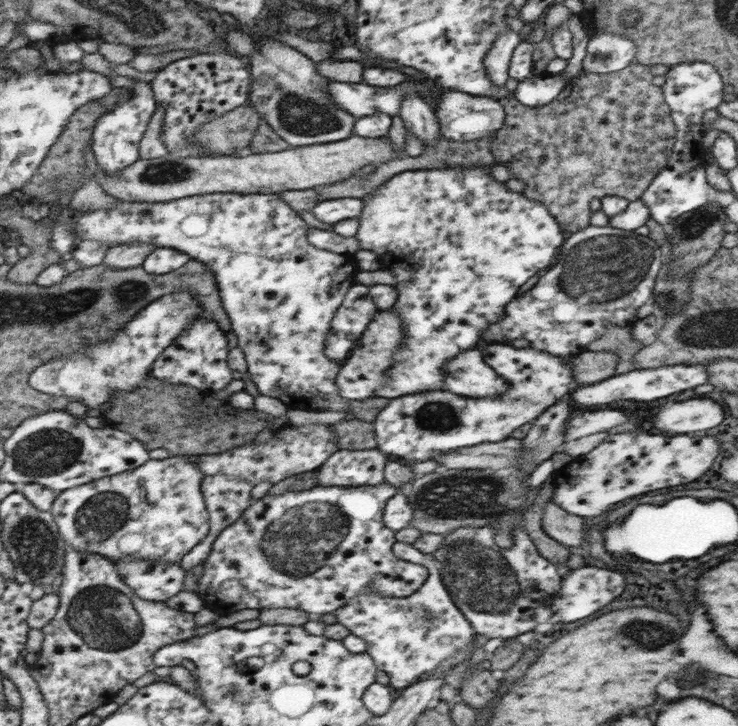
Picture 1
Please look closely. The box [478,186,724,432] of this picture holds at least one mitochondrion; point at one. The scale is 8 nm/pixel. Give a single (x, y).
(602, 269)

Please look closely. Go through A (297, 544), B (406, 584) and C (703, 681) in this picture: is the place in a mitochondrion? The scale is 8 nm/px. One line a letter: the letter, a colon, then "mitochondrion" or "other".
A: mitochondrion
B: other
C: other

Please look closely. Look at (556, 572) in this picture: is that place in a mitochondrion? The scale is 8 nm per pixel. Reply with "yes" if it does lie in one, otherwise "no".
no

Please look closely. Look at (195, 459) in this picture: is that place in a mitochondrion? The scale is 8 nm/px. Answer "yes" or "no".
no

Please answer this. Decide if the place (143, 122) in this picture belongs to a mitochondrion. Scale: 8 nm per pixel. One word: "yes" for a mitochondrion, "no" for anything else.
no

